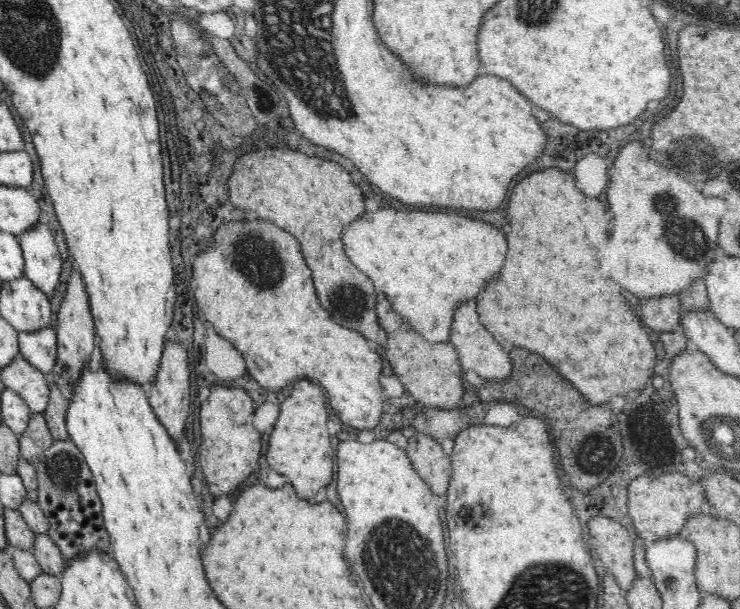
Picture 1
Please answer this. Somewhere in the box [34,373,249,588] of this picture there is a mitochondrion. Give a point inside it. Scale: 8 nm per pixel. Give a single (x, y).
(63, 470)

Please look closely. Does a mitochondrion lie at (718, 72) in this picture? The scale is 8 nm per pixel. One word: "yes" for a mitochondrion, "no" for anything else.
no

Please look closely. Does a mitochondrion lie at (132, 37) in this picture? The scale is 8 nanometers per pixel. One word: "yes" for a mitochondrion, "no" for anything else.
no

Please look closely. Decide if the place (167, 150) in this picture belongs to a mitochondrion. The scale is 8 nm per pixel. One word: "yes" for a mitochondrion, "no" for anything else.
no

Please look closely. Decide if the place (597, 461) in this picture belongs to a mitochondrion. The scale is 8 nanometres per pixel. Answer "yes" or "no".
yes

